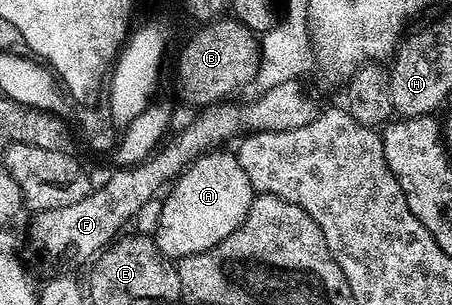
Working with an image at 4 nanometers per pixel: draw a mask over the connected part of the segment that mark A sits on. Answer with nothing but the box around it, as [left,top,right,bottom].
[155,151,255,259]

